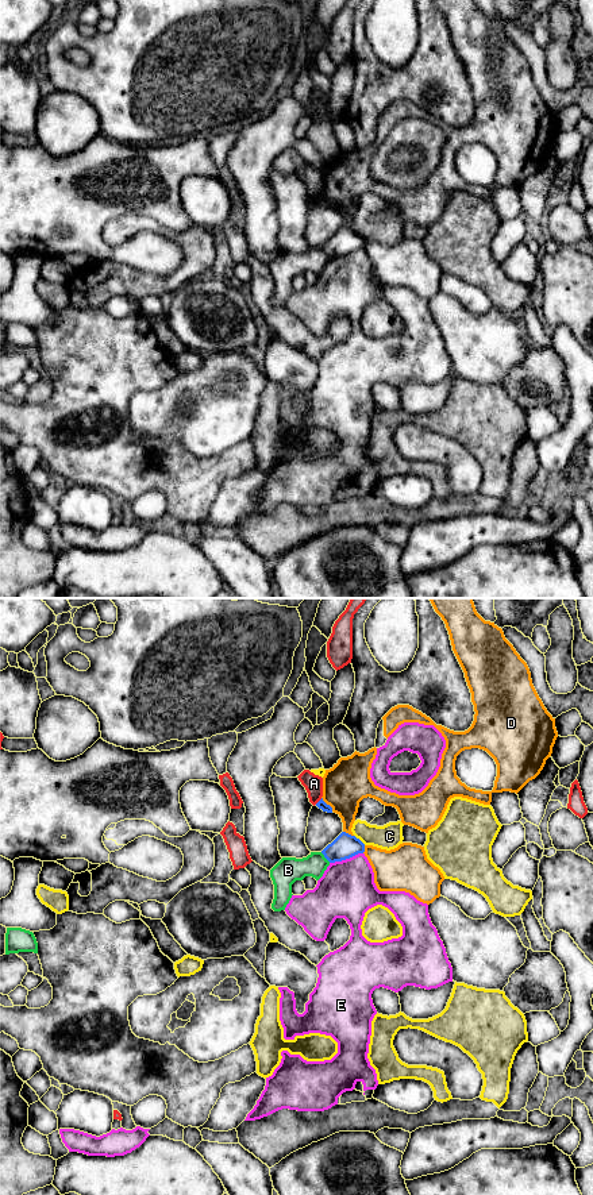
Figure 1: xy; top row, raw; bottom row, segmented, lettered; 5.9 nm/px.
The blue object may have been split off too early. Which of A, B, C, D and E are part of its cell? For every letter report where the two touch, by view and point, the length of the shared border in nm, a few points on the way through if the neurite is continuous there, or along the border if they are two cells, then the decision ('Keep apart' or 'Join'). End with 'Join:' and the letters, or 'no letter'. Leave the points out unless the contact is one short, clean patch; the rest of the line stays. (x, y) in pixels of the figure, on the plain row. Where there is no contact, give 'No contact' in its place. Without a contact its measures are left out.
A: Touches blue at xy (319, 196). Shared border 60 nm. Keep apart
B: Touches blue at xy (326, 253). Shared border 90 nm. Boundary: xy (320, 247), (330, 257). Keep apart
C: Touches blue at xy (358, 234). Shared border 90 nm. Boundary: xy (354, 230), (365, 239). Keep apart
D: Touches blue at xy (326, 199). Shared border 110 nm. Keep apart
E: Touches blue at xy (346, 253). Shared border 220 nm. Keep apart
Join: no letter

